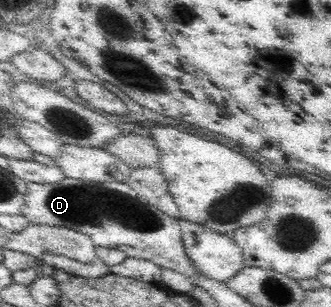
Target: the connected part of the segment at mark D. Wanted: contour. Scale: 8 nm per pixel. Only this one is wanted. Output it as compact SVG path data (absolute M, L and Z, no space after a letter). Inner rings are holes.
M64 177L55 184L26 183L26 188L20 214L31 225L79 231L89 236L95 247L115 248L127 257L151 260L160 268L182 273L194 284L203 277L183 250L179 221L141 200L125 182L93 183Z

